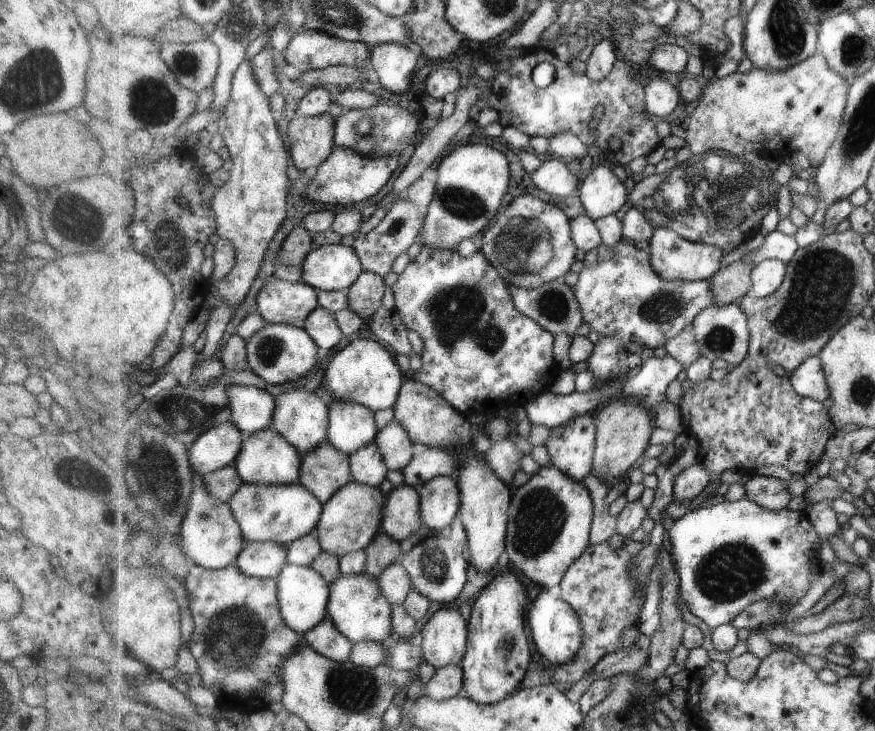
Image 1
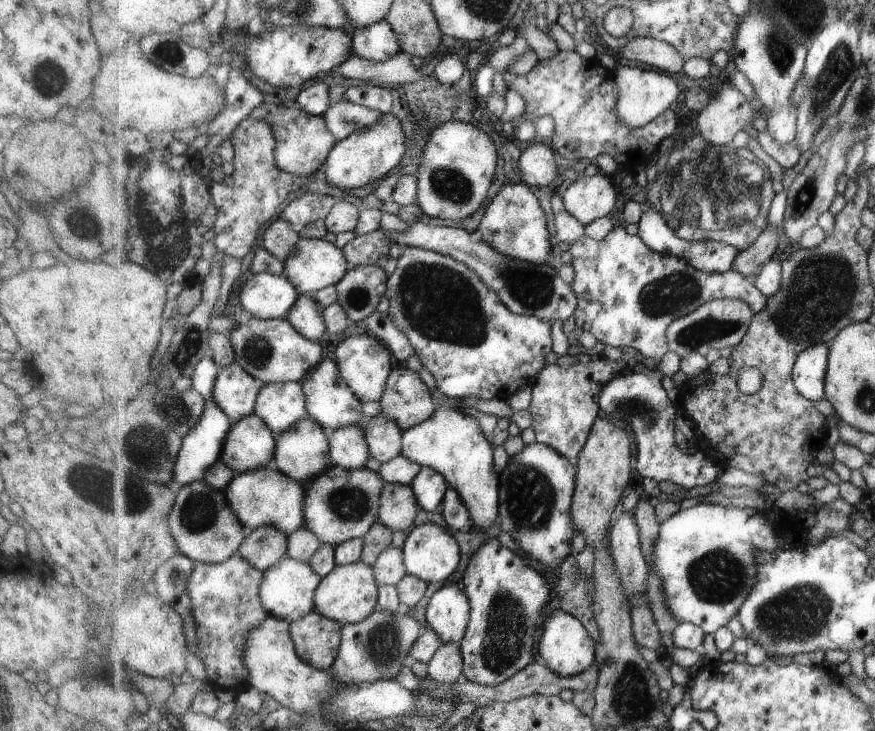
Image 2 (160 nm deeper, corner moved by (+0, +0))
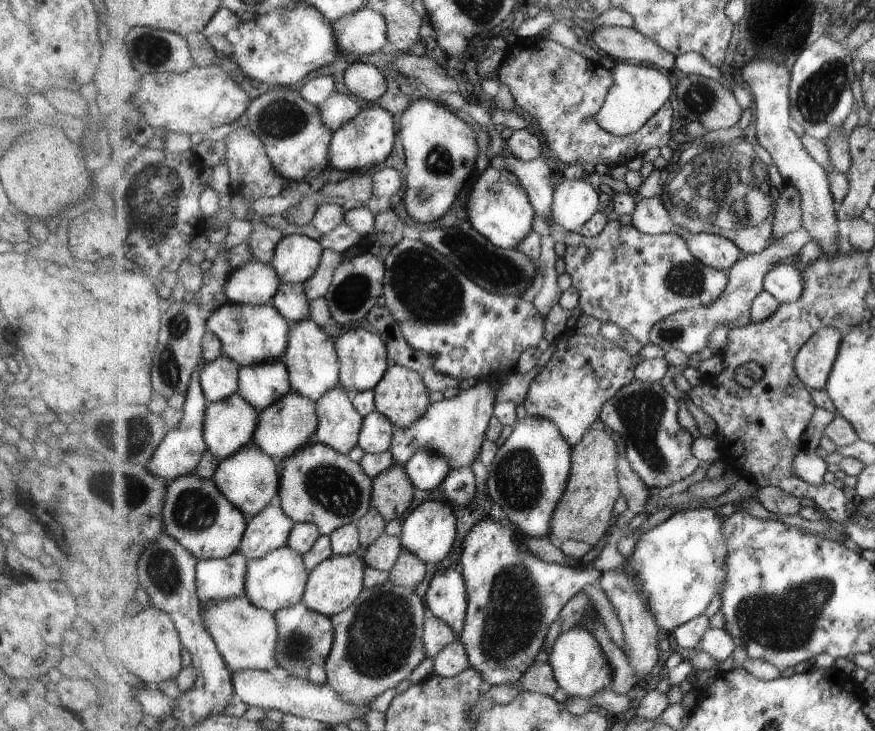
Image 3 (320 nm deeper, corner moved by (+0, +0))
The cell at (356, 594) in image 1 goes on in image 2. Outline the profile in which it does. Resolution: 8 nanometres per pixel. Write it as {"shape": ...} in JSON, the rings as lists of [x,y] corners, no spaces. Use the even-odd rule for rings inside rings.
{"shape":[[[362,560],[348,565],[337,565],[327,576],[323,577],[315,593],[315,610],[342,625],[361,622],[376,611],[378,585],[374,568]]]}

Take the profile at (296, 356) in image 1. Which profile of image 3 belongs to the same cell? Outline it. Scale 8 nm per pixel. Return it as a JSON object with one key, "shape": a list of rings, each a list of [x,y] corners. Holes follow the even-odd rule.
{"shape":[[[228,301],[213,312],[206,325],[222,342],[224,354],[240,365],[251,366],[281,359],[290,346],[290,321],[271,303],[254,305]]]}

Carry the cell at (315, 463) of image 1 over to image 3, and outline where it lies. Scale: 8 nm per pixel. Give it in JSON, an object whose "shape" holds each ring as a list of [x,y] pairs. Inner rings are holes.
{"shape":[[[297,391],[278,400],[268,409],[258,413],[258,428],[254,432],[254,444],[270,454],[275,461],[280,462],[296,452],[302,451],[313,441],[318,432],[319,417],[316,402],[309,396]]]}

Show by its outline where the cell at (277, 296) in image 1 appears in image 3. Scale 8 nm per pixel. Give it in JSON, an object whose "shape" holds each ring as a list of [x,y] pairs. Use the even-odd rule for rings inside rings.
{"shape":[[[253,258],[230,273],[222,290],[231,303],[264,305],[274,299],[281,286],[281,277],[272,265]]]}

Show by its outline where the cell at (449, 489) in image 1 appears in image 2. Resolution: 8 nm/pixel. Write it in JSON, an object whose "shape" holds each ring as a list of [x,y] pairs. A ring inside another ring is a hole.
{"shape":[[[421,467],[410,485],[414,488],[421,509],[438,512],[446,509],[444,500],[450,486],[442,473],[434,468]],[[441,505],[442,509],[439,509],[437,506]]]}

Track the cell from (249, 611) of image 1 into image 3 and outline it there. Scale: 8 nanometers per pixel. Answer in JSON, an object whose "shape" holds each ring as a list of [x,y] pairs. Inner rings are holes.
{"shape":[[[239,550],[222,559],[201,559],[196,566],[196,587],[202,603],[246,595],[249,560]]]}

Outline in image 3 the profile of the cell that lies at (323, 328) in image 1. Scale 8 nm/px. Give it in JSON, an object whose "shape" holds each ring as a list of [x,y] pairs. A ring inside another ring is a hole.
{"shape":[[[282,281],[281,290],[270,300],[279,312],[291,323],[301,322],[310,318],[310,300],[305,294],[305,285],[291,284]]]}

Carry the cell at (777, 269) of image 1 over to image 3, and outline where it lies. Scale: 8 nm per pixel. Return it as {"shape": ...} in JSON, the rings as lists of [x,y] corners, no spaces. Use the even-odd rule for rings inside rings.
{"shape":[[[785,260],[776,264],[764,278],[764,290],[780,303],[792,303],[803,296],[806,280],[795,261]]]}

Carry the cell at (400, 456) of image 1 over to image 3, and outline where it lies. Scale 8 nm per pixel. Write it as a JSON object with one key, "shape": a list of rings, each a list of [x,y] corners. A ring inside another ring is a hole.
{"shape":[[[379,411],[364,417],[358,446],[366,453],[382,453],[392,447],[395,425]]]}

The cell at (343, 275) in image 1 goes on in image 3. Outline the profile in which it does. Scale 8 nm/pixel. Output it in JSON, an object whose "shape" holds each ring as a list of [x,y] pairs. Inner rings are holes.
{"shape":[[[285,235],[275,247],[272,267],[282,281],[304,284],[320,268],[323,245],[309,236]]]}

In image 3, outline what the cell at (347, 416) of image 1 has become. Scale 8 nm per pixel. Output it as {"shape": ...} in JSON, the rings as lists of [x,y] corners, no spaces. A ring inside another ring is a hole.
{"shape":[[[311,318],[296,323],[290,322],[290,328],[290,346],[281,359],[288,368],[292,390],[303,393],[317,402],[326,392],[341,383],[340,360],[334,339],[327,336],[327,332]]]}

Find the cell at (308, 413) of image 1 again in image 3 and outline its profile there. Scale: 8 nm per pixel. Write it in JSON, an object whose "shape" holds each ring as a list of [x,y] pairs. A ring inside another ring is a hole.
{"shape":[[[282,359],[256,365],[240,365],[239,392],[261,412],[292,390],[287,366]]]}

